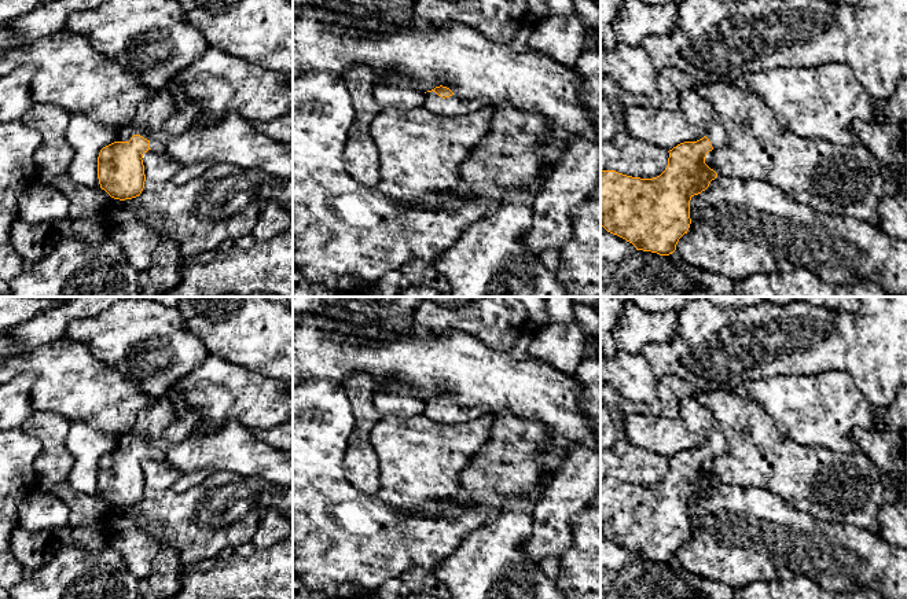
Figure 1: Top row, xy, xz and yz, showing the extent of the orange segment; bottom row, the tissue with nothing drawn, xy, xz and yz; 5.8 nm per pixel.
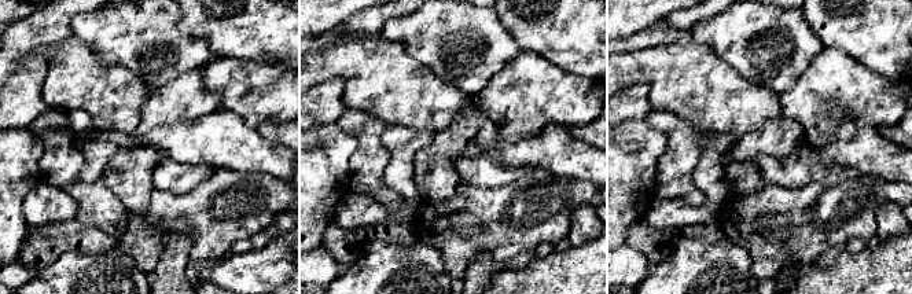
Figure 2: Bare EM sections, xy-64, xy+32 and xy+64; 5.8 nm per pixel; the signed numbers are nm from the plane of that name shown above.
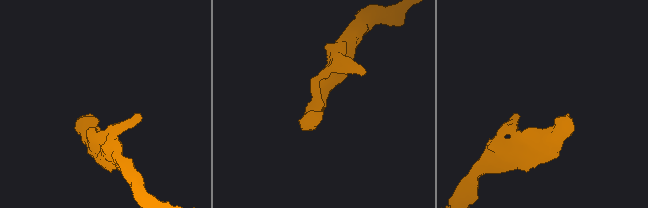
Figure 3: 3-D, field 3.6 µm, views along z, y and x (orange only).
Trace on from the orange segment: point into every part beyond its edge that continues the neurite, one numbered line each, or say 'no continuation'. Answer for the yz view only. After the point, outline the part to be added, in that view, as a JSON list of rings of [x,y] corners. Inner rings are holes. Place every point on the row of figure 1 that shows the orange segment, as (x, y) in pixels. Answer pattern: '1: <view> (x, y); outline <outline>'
1: yz (697, 110); outline [[[694,85],[682,91],[680,110],[690,124],[705,131],[713,148],[721,148],[727,144],[727,133],[720,118],[715,114],[709,102],[698,95]]]

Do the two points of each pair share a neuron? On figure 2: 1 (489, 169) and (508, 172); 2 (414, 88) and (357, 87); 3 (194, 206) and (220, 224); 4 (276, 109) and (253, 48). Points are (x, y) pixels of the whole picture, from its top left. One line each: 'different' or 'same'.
1: same
2: same
3: same
4: different

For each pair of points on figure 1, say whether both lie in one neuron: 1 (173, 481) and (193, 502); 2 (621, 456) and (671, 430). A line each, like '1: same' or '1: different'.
1: different
2: different

